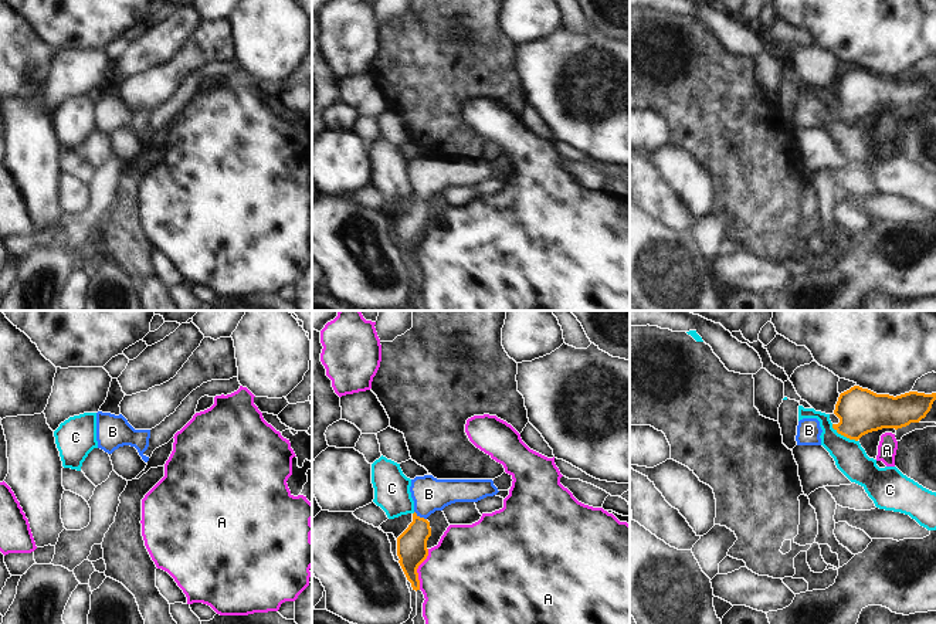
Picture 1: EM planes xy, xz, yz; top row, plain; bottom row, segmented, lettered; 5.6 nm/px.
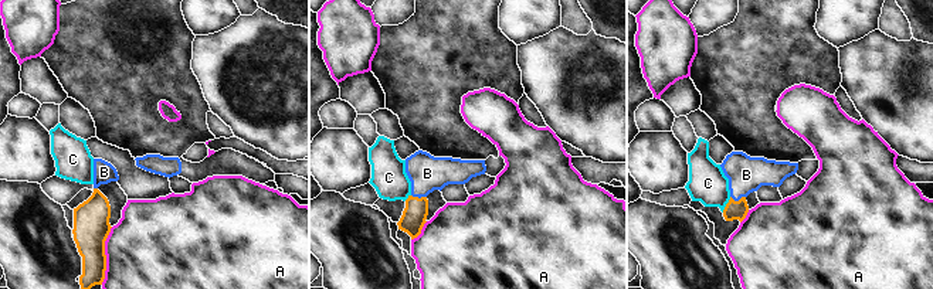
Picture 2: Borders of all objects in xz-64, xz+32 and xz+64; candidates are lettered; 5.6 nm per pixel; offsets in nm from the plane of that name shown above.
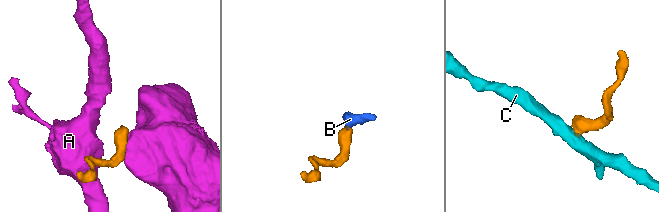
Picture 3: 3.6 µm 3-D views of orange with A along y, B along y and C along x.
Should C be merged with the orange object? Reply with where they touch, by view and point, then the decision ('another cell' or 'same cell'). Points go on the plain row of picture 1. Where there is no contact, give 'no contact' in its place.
yz (844, 118) | another cell

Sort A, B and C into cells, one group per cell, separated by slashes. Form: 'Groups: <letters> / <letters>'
Groups: A / B / C.

